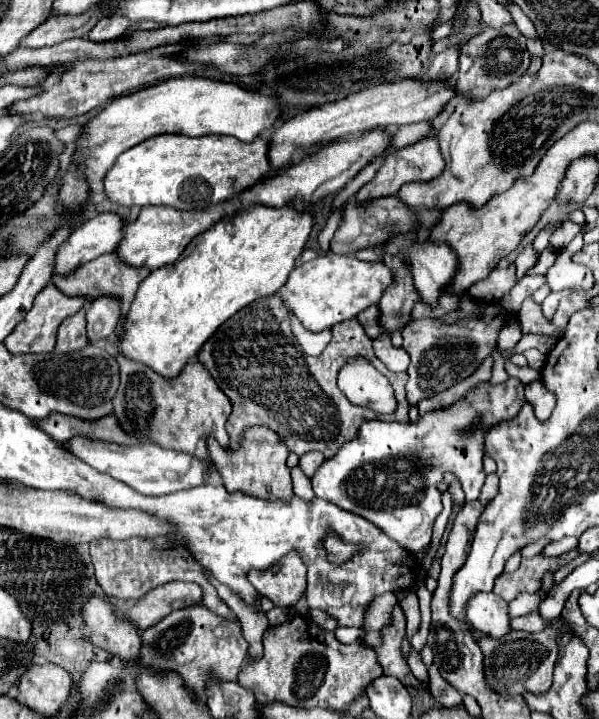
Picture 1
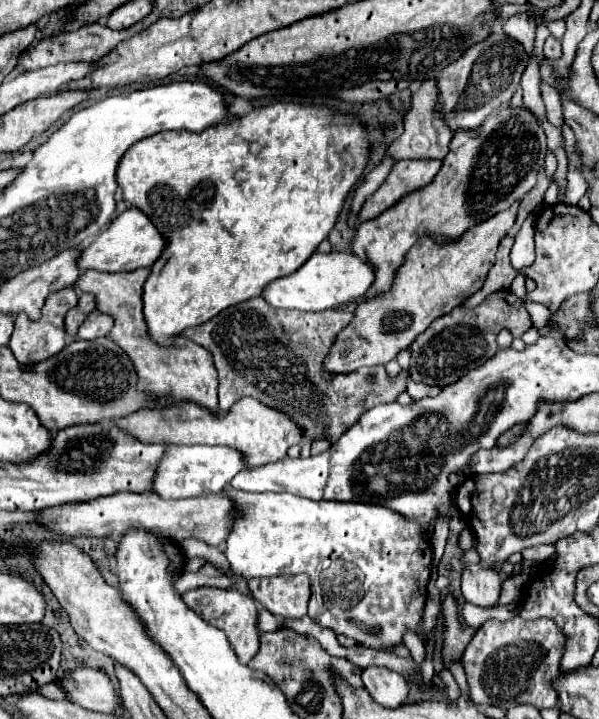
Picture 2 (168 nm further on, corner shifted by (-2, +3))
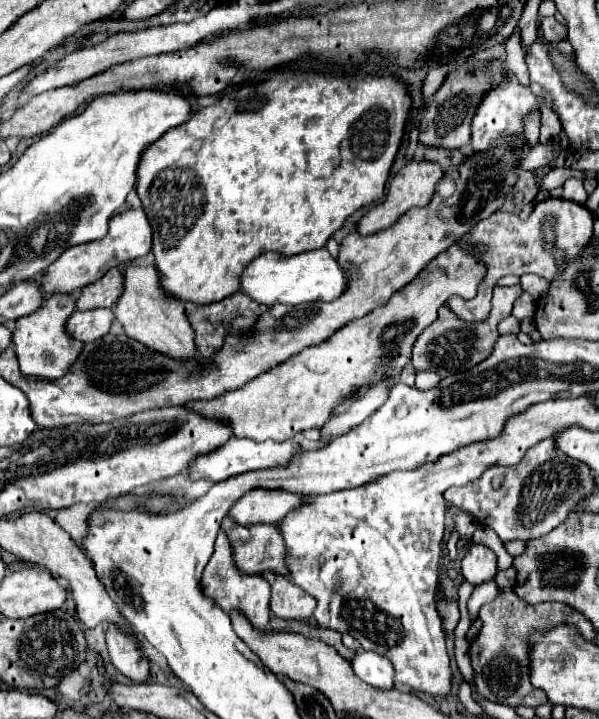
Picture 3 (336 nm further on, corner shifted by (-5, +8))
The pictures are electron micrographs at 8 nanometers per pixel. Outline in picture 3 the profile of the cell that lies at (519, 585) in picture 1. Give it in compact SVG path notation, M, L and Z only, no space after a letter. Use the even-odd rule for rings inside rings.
M492 581L490 585L480 585L474 589L472 597L468 599L468 615L470 615L470 621L474 621L478 617L478 611L482 605L490 603L492 599L496 599L500 595L500 587Z

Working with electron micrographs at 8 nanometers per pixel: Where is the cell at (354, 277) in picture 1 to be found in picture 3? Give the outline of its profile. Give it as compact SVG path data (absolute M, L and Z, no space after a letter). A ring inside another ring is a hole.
M326 247L300 253L294 257L280 257L276 253L264 253L256 257L242 275L242 289L262 305L276 303L308 303L308 301L332 301L346 291L348 273L340 267L338 259L334 259Z

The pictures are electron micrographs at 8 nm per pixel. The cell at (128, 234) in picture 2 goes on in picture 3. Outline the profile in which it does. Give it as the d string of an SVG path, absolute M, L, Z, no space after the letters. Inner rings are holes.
M128 209L124 213L118 213L110 221L108 235L100 241L90 241L88 245L74 245L72 249L66 249L54 263L52 269L46 269L40 277L42 291L46 295L52 295L56 291L60 293L72 293L76 289L82 289L84 285L90 285L98 281L108 269L128 265L140 257L146 257L152 251L152 229L142 209Z

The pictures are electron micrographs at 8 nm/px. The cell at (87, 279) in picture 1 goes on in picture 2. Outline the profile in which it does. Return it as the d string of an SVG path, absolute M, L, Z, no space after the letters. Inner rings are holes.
M149 268L133 270L133 272L129 272L129 274L105 274L105 272L97 272L97 270L87 270L87 272L83 272L83 274L79 276L79 280L77 280L75 284L81 288L81 292L91 292L91 294L95 294L95 298L97 298L97 308L99 308L101 312L109 314L109 316L115 320L115 326L113 326L113 330L111 330L109 336L111 336L113 342L117 342L117 344L129 354L129 358L133 360L135 370L137 370L137 376L139 376L139 390L147 390L147 392L151 392L151 394L155 394L155 396L169 396L169 400L167 400L165 404L169 404L169 402L181 402L181 400L191 400L191 402L195 402L195 404L199 404L199 406L205 406L207 410L217 412L217 410L219 410L219 408L217 408L217 372L215 372L215 366L213 366L213 358L211 358L211 354L209 354L203 346L197 346L195 342L191 342L191 340L187 340L187 338L183 338L183 336L177 336L177 338L173 340L171 346L161 346L161 344L157 344L157 342L153 342L153 340L149 338L149 330L147 330L147 324L145 324L145 316L143 316L143 300L141 300L143 284L145 284L149 272L151 272Z

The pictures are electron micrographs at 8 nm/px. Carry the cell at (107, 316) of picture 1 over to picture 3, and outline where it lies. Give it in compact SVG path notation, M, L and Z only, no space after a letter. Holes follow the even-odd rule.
M92 309L92 311L74 311L66 323L66 329L72 337L82 343L96 341L110 331L112 325L112 311L110 309Z

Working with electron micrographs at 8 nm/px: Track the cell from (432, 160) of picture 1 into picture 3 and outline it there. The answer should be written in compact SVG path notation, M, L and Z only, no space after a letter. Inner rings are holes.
M412 159L410 163L406 163L392 179L390 187L388 187L388 193L384 197L384 201L380 201L378 205L370 207L364 217L360 219L358 223L358 233L362 235L372 235L376 231L382 231L386 229L386 225L392 225L400 215L404 215L410 207L424 207L430 199L432 199L432 193L434 193L434 185L440 181L442 177L442 167L438 163L432 163L432 161L416 161Z

